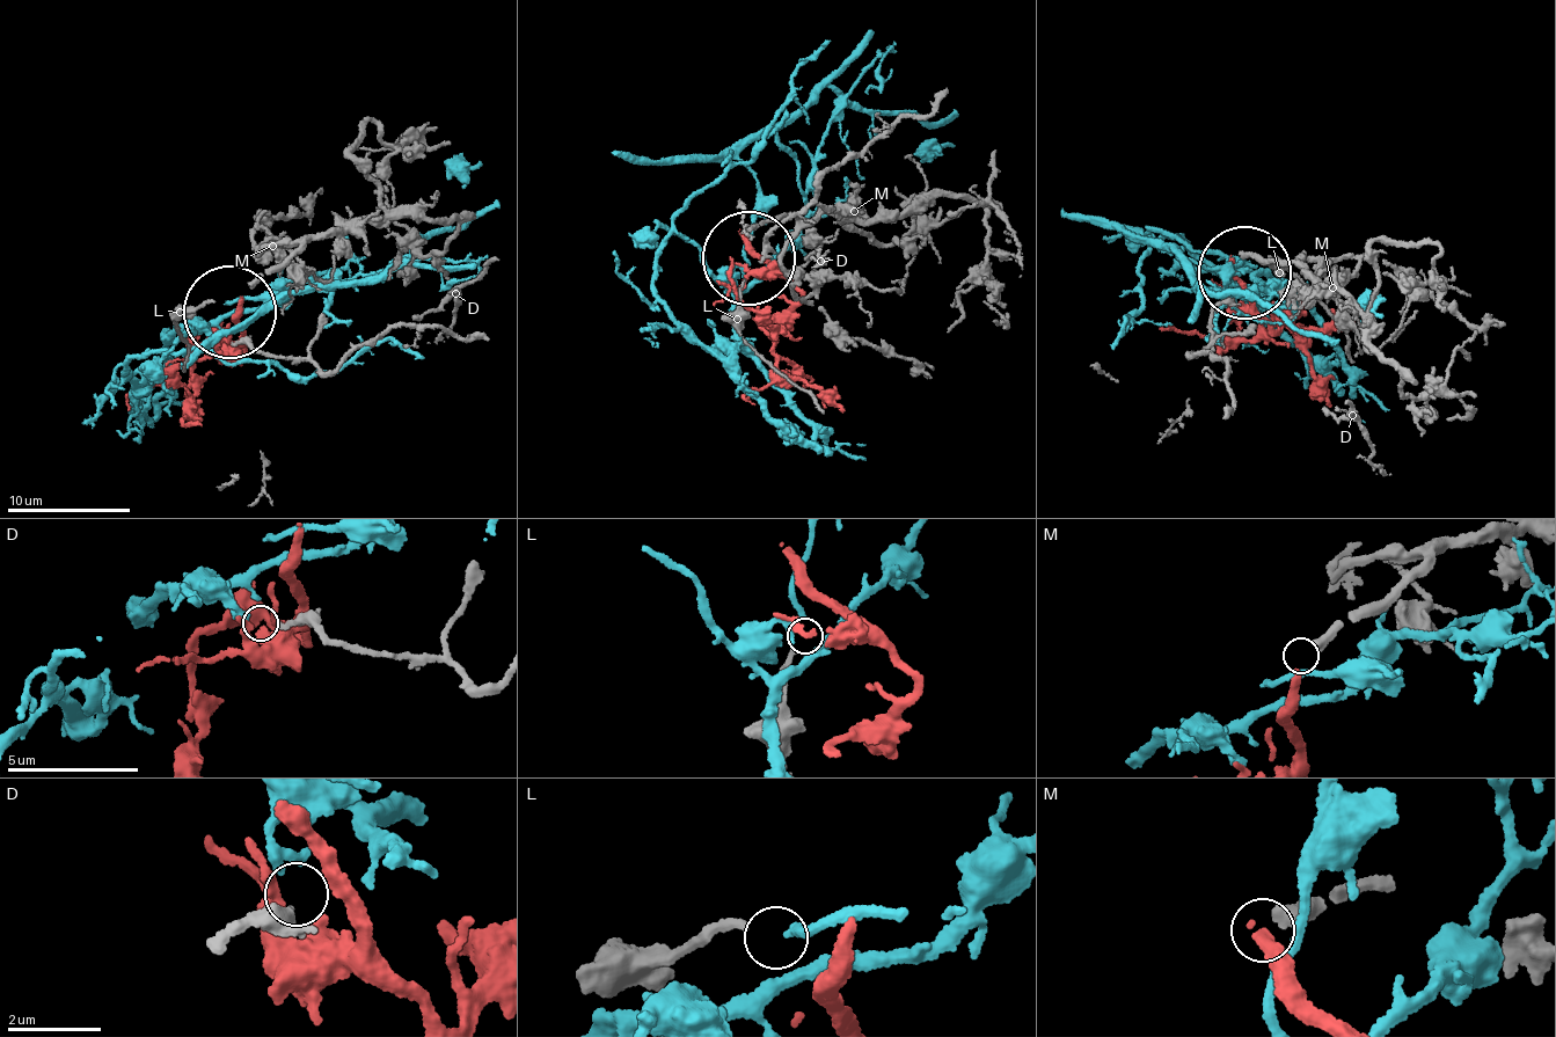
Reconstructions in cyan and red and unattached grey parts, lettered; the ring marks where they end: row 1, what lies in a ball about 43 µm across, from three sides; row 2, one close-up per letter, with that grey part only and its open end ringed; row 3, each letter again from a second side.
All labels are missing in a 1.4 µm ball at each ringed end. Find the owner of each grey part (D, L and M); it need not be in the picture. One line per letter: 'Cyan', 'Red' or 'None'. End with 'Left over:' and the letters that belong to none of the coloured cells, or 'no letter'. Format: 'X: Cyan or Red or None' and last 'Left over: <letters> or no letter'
D: None
L: Cyan
M: Red
Left over: D

